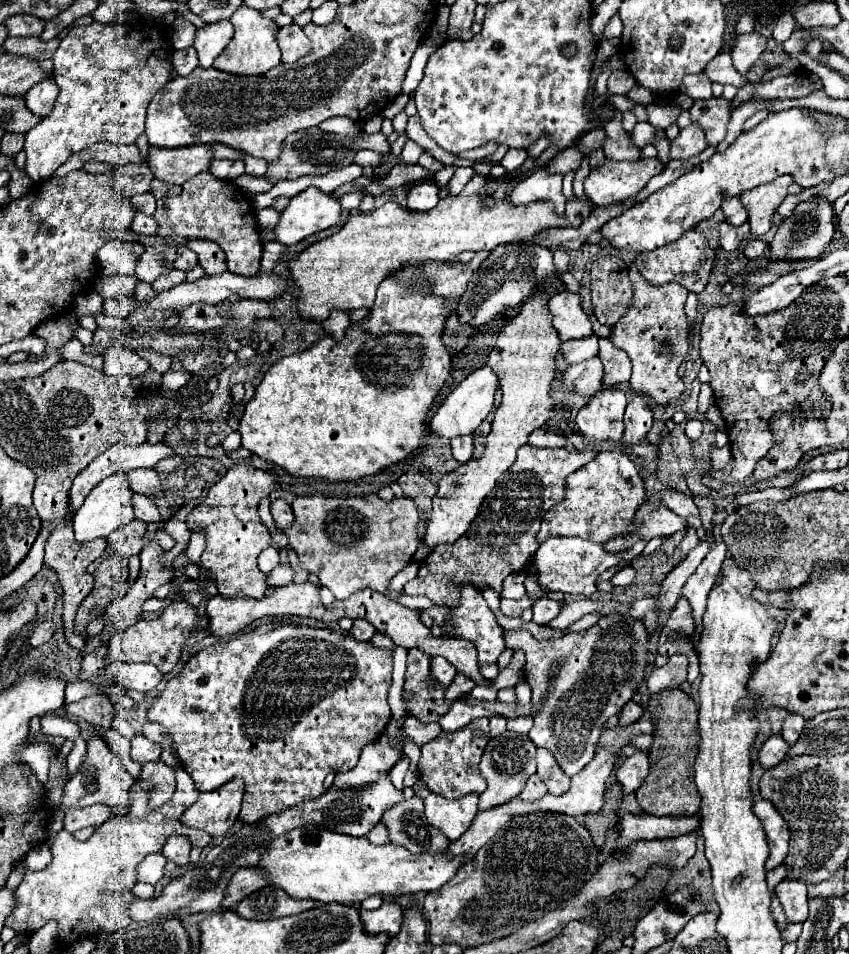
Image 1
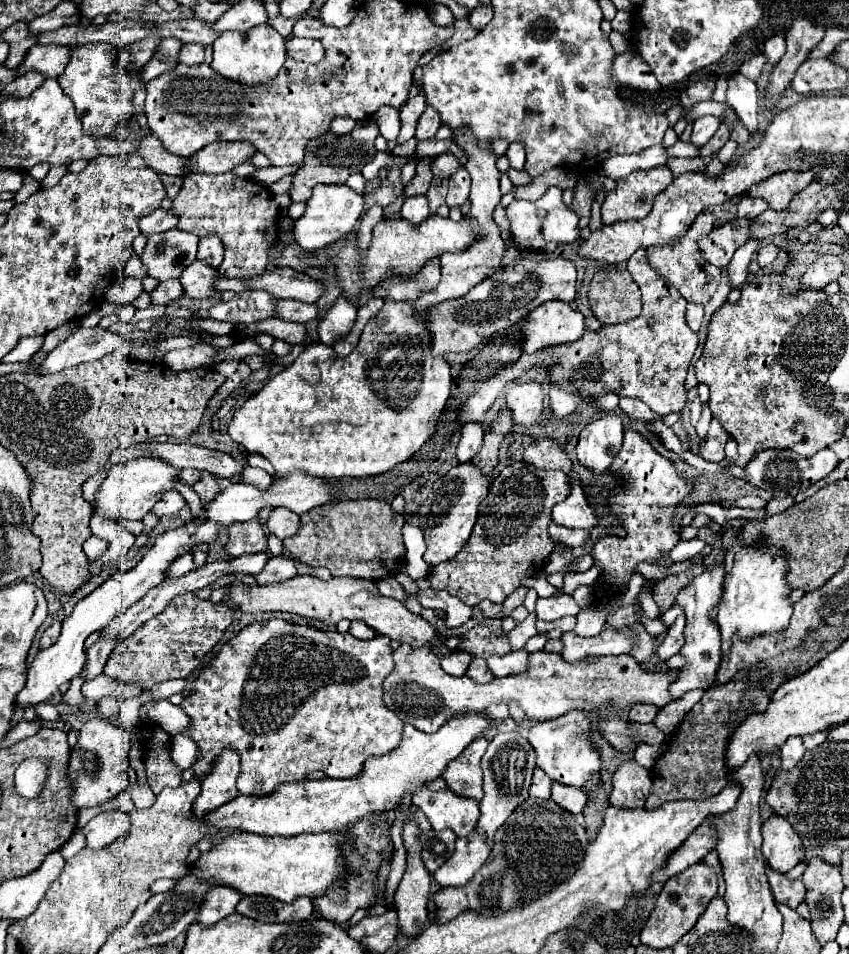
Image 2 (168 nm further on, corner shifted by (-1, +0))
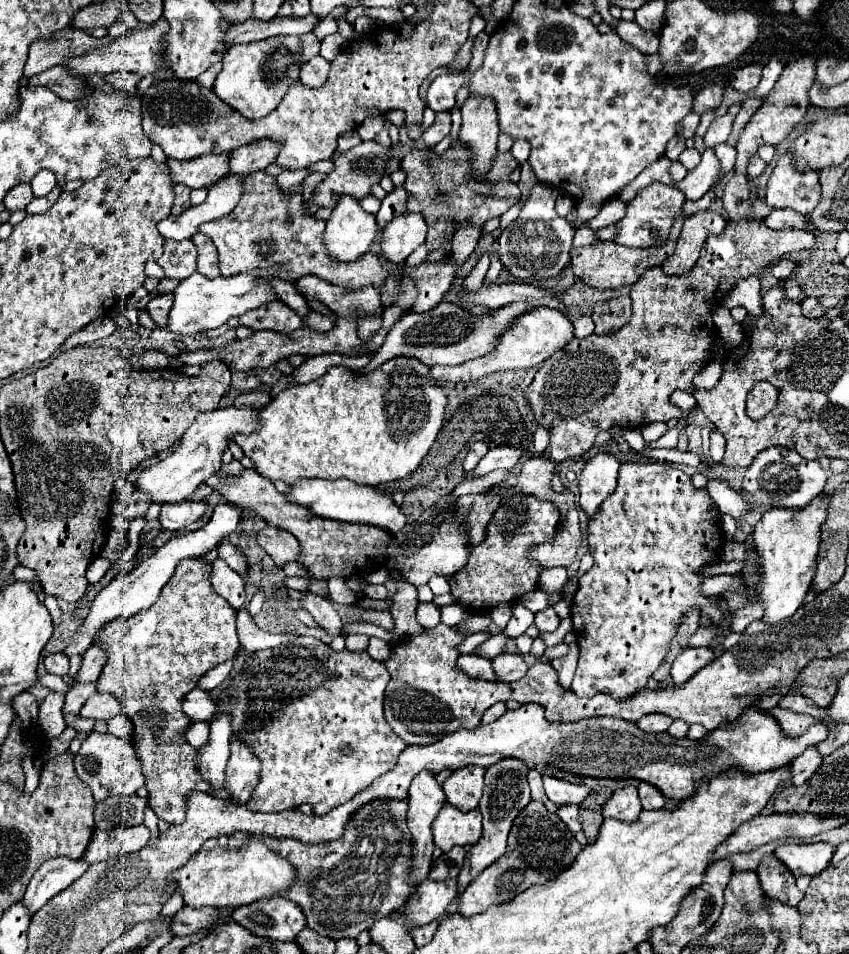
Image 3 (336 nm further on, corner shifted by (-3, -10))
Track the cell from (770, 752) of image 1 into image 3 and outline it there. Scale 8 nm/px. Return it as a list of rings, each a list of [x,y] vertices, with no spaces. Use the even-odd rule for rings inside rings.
[[[807,748],[797,760],[791,762],[791,772],[793,772],[793,784],[799,786],[799,784],[805,784],[815,772],[817,768],[821,766],[823,762],[823,756],[817,752],[817,748]]]

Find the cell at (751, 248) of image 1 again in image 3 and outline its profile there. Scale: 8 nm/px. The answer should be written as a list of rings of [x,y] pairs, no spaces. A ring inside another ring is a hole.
[[[779,260],[773,268],[771,268],[771,274],[779,280],[787,280],[795,270],[795,264],[791,260]]]

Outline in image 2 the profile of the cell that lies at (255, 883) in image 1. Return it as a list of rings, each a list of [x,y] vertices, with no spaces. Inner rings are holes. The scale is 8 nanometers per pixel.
[[[215,886],[213,892],[209,892],[205,896],[205,902],[199,908],[197,922],[205,924],[205,926],[217,924],[219,920],[223,920],[235,912],[235,906],[239,904],[241,898],[243,898],[243,894],[239,894],[239,890],[235,890],[231,886]]]

